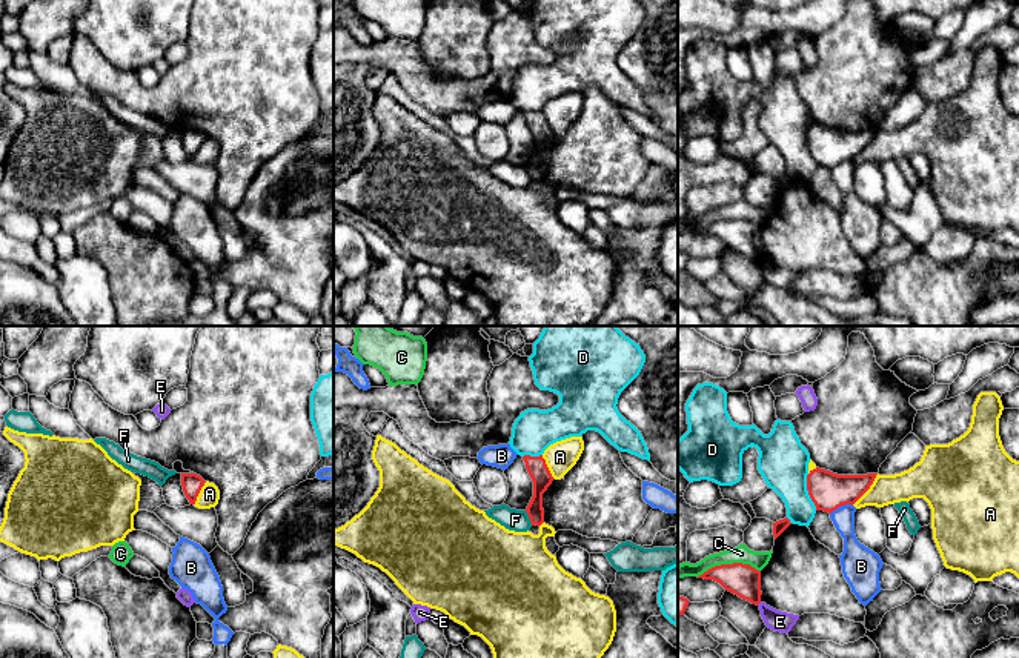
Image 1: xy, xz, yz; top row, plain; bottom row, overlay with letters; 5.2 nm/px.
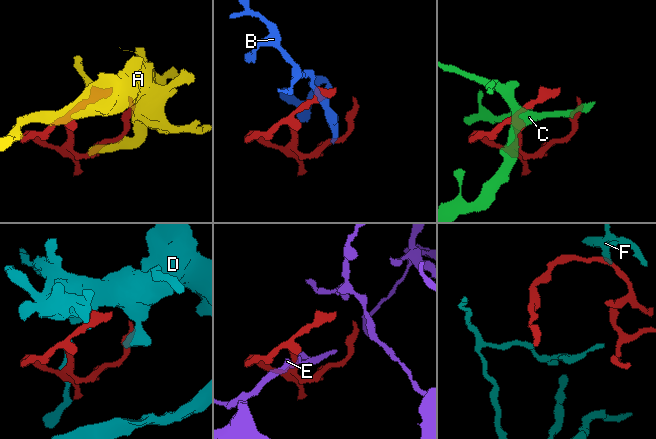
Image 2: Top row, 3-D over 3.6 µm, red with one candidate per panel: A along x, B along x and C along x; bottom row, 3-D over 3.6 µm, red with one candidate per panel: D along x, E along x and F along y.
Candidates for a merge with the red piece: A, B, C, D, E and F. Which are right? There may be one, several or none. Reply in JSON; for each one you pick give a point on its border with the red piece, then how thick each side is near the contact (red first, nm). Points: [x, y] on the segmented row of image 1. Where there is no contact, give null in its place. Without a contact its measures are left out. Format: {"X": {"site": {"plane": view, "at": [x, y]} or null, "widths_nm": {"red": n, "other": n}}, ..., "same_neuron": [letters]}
{"same_neuron": []}

